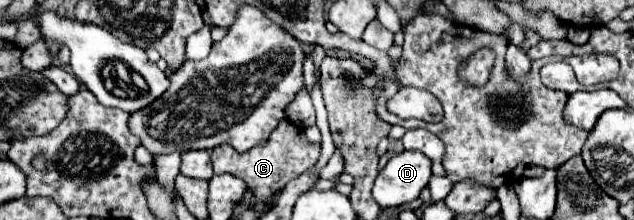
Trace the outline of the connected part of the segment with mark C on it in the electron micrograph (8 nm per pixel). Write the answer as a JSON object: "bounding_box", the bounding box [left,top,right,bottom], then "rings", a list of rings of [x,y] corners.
{"bounding_box":[210,121,320,203],"rings":[[[280,121],[280,125],[270,133],[268,141],[264,145],[252,147],[248,153],[236,153],[230,145],[218,145],[216,149],[210,151],[214,173],[232,173],[240,179],[246,181],[246,185],[252,189],[258,201],[262,203],[272,203],[272,195],[282,189],[288,181],[296,179],[300,173],[310,169],[320,155],[320,147],[308,143],[302,137],[302,131],[298,125],[292,125],[290,121]]]}

